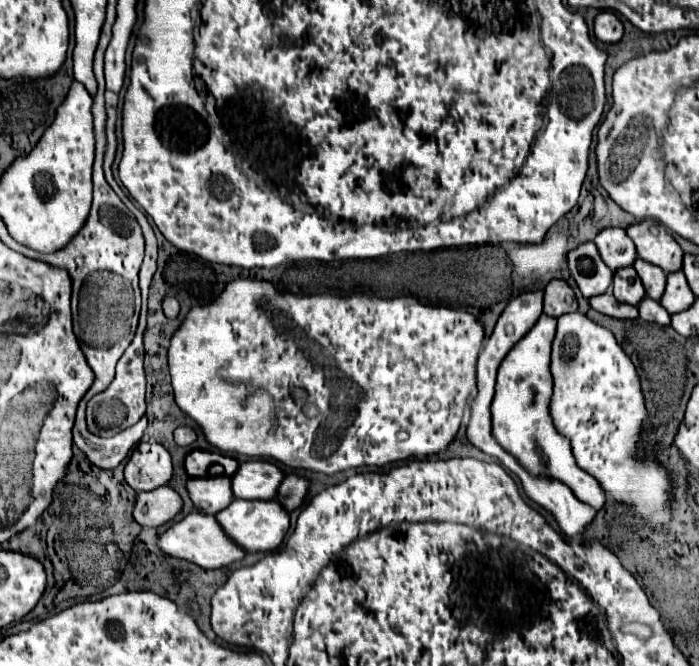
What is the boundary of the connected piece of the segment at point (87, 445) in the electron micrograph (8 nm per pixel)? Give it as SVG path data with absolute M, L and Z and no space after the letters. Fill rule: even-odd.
M80 404L74 424L74 444L88 456L88 460L94 466L112 470L128 456L130 448L140 442L147 426L148 419L144 415L137 424L118 432L114 438L98 438L92 432L88 432L86 404Z

